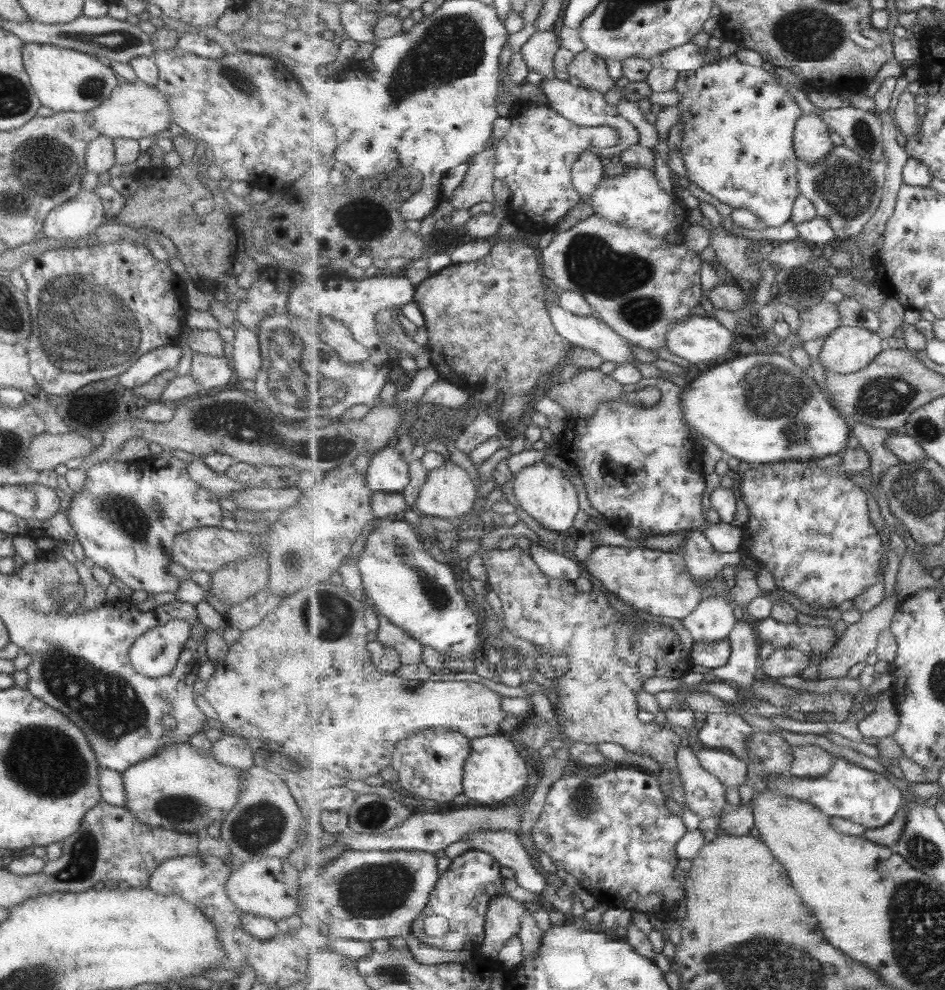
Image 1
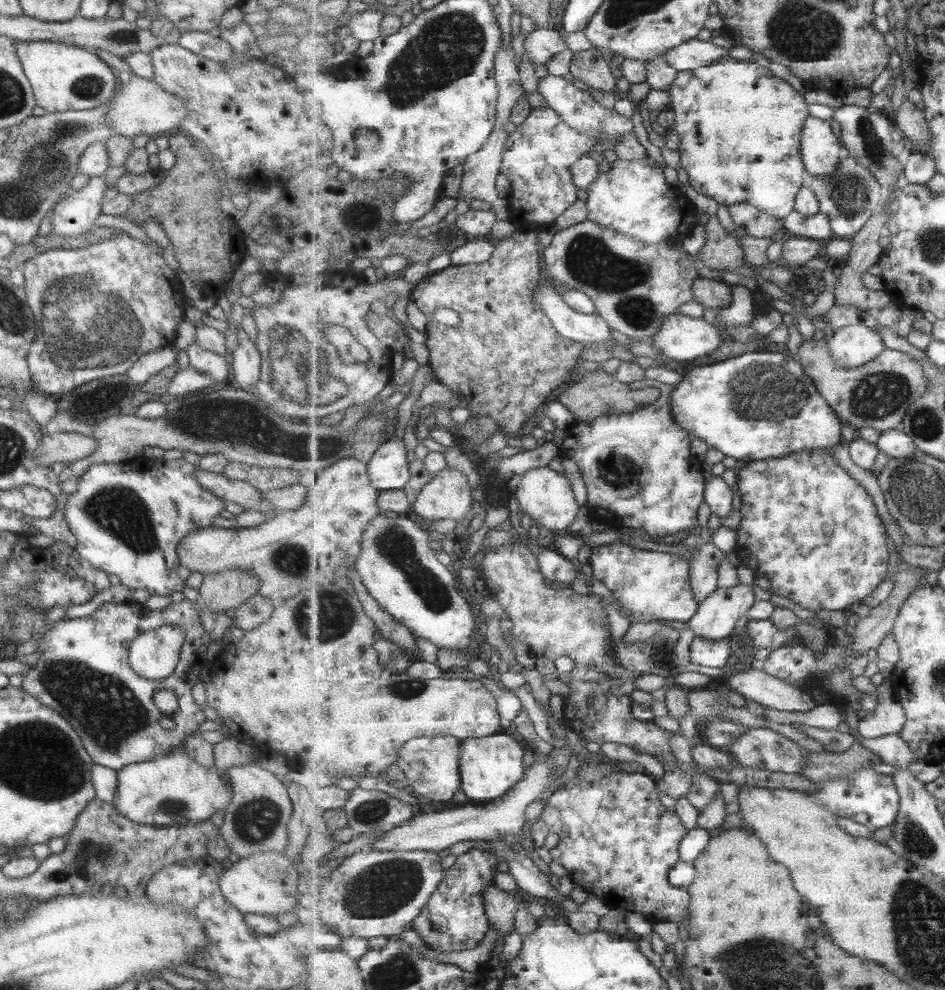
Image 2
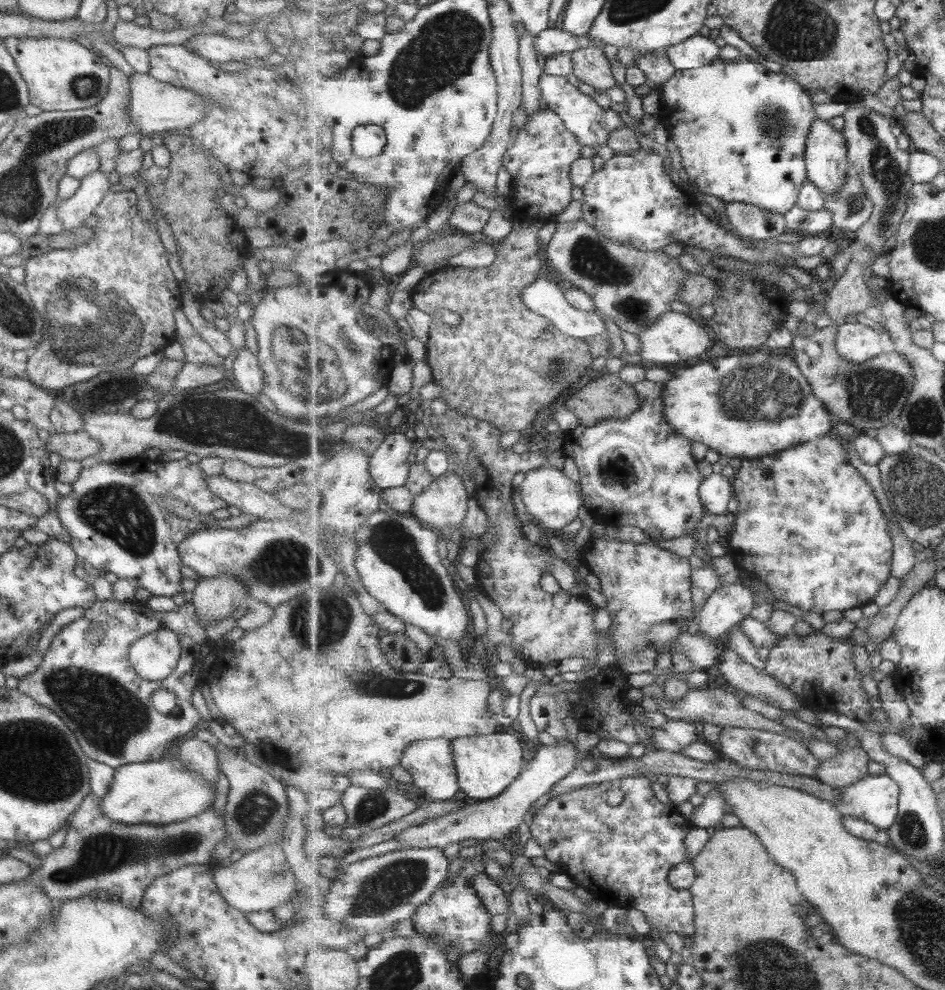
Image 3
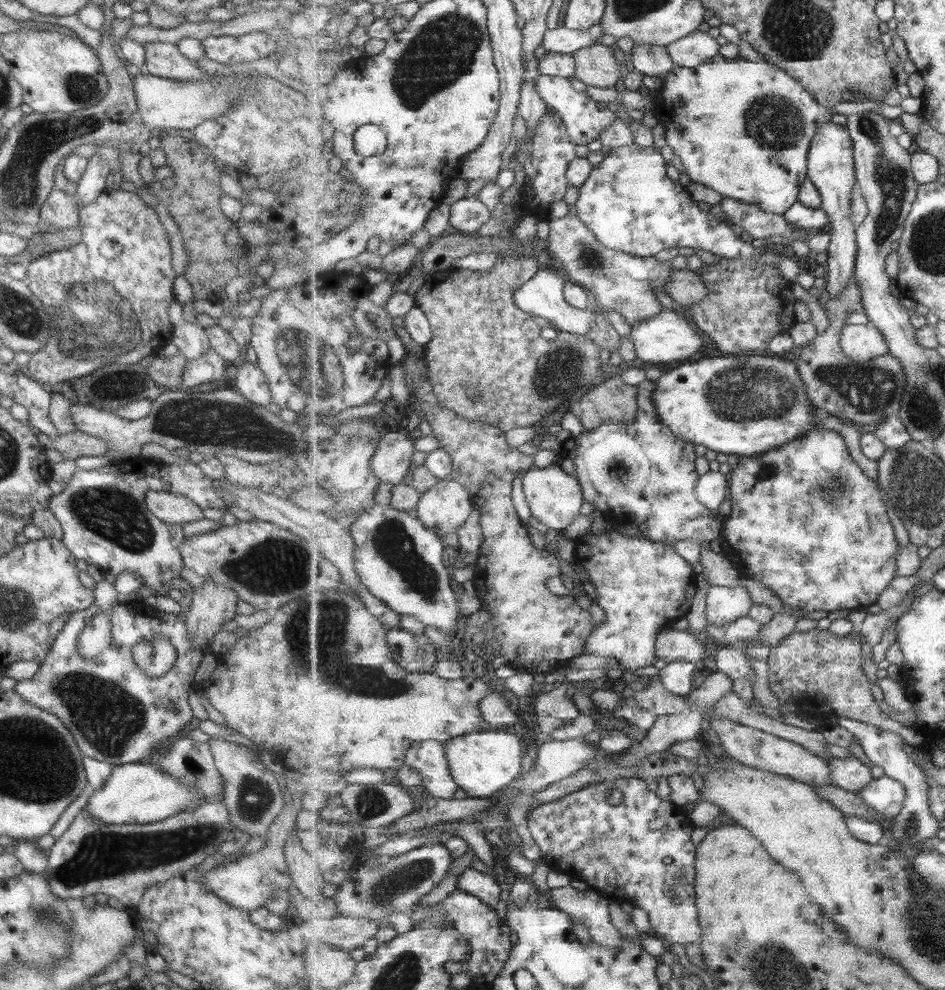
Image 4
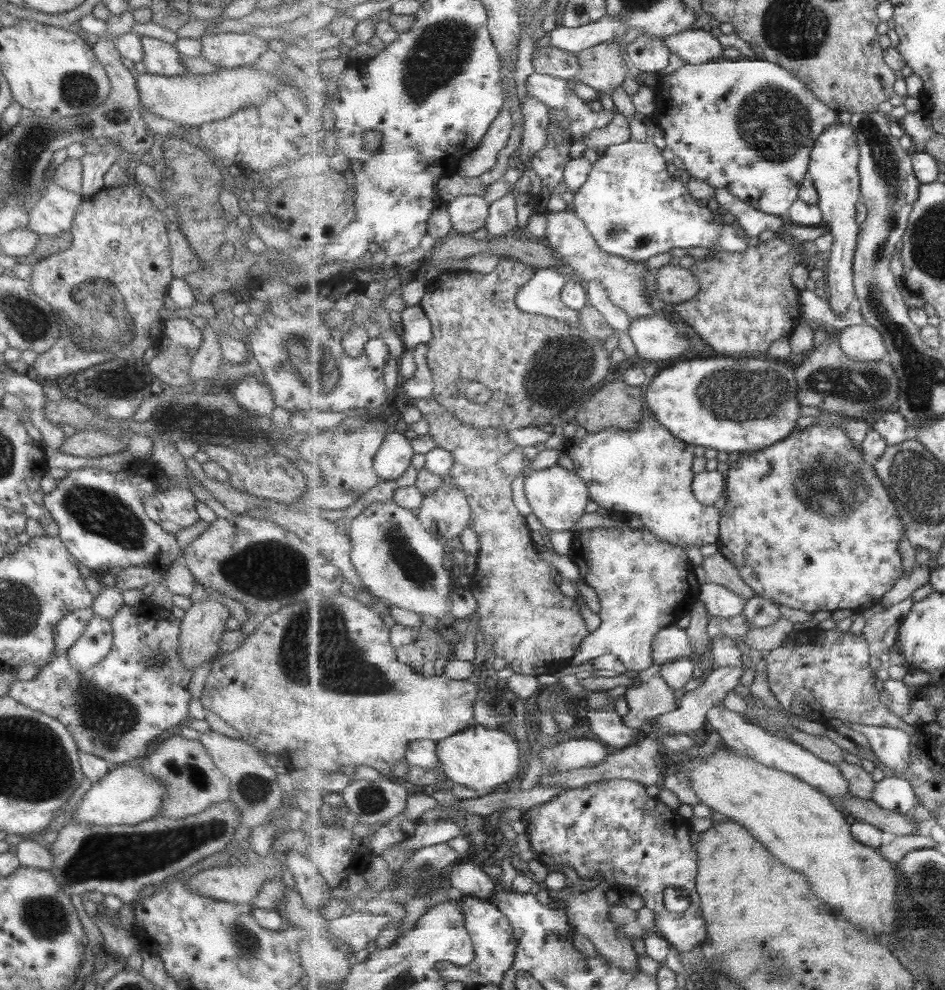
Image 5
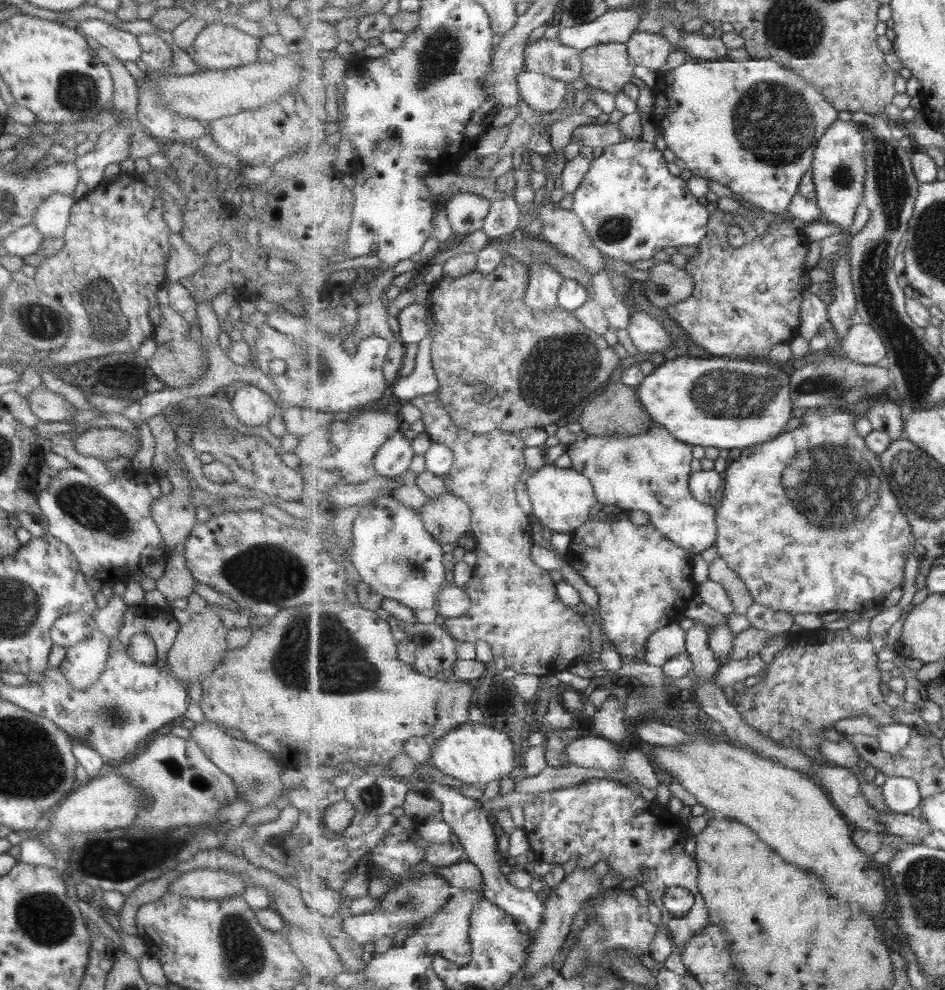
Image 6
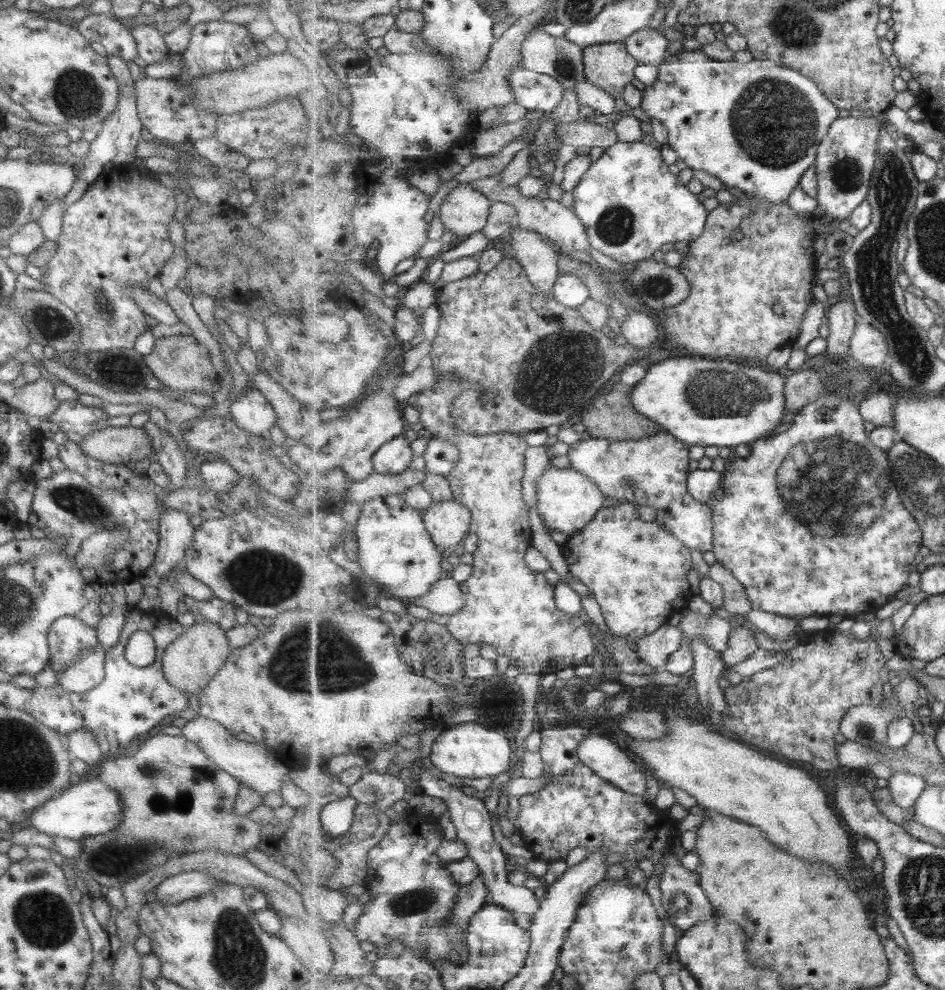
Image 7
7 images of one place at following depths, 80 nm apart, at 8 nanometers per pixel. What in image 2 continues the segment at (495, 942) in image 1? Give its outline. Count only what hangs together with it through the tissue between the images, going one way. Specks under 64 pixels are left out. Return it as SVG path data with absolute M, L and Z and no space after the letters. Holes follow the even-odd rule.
M495 884L489 885L484 890L484 899L491 928L501 934L511 934L515 930L515 915L518 911L517 897L501 890Z

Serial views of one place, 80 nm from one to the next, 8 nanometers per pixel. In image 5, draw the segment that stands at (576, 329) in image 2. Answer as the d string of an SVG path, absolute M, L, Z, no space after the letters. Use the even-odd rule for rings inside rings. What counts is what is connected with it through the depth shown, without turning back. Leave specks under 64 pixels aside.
M553 268L537 269L536 275L521 287L517 295L518 308L529 314L550 316L571 326L583 327L579 312L569 309L562 300L562 292L569 279Z

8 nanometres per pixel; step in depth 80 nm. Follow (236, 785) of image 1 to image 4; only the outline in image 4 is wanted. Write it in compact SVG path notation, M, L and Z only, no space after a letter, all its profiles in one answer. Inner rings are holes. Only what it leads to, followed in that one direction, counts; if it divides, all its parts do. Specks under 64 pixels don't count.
M153 762L125 763L114 765L105 784L89 795L84 810L105 824L147 824L195 808L198 792L193 787L179 785Z

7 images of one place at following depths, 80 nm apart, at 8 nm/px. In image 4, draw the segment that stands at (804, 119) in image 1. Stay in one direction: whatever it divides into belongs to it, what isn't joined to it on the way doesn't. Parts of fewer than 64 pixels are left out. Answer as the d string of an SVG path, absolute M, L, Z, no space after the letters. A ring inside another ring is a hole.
M834 123L824 124L817 131L816 138L809 150L808 179L819 190L823 198L822 209L829 217L829 230L832 242L827 250L827 262L825 263L828 277L828 290L833 299L837 299L847 286L852 282L856 271L858 259L857 228L853 224L853 211L851 206L851 194L858 185L855 164L854 142L846 125Z

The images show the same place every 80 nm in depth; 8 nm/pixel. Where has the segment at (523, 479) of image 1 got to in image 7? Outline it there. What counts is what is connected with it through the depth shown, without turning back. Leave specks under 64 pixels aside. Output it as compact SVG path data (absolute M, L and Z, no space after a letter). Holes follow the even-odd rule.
M552 465L539 479L539 504L537 506L539 516L549 529L564 532L569 536L583 530L603 508L605 504L604 492L596 482L571 467L557 468Z

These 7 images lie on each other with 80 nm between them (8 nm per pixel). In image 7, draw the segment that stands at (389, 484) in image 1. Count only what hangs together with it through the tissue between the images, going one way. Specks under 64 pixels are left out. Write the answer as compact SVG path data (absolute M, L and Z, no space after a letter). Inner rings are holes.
M399 436L385 444L373 457L375 472L384 475L401 474L413 460L412 444Z

